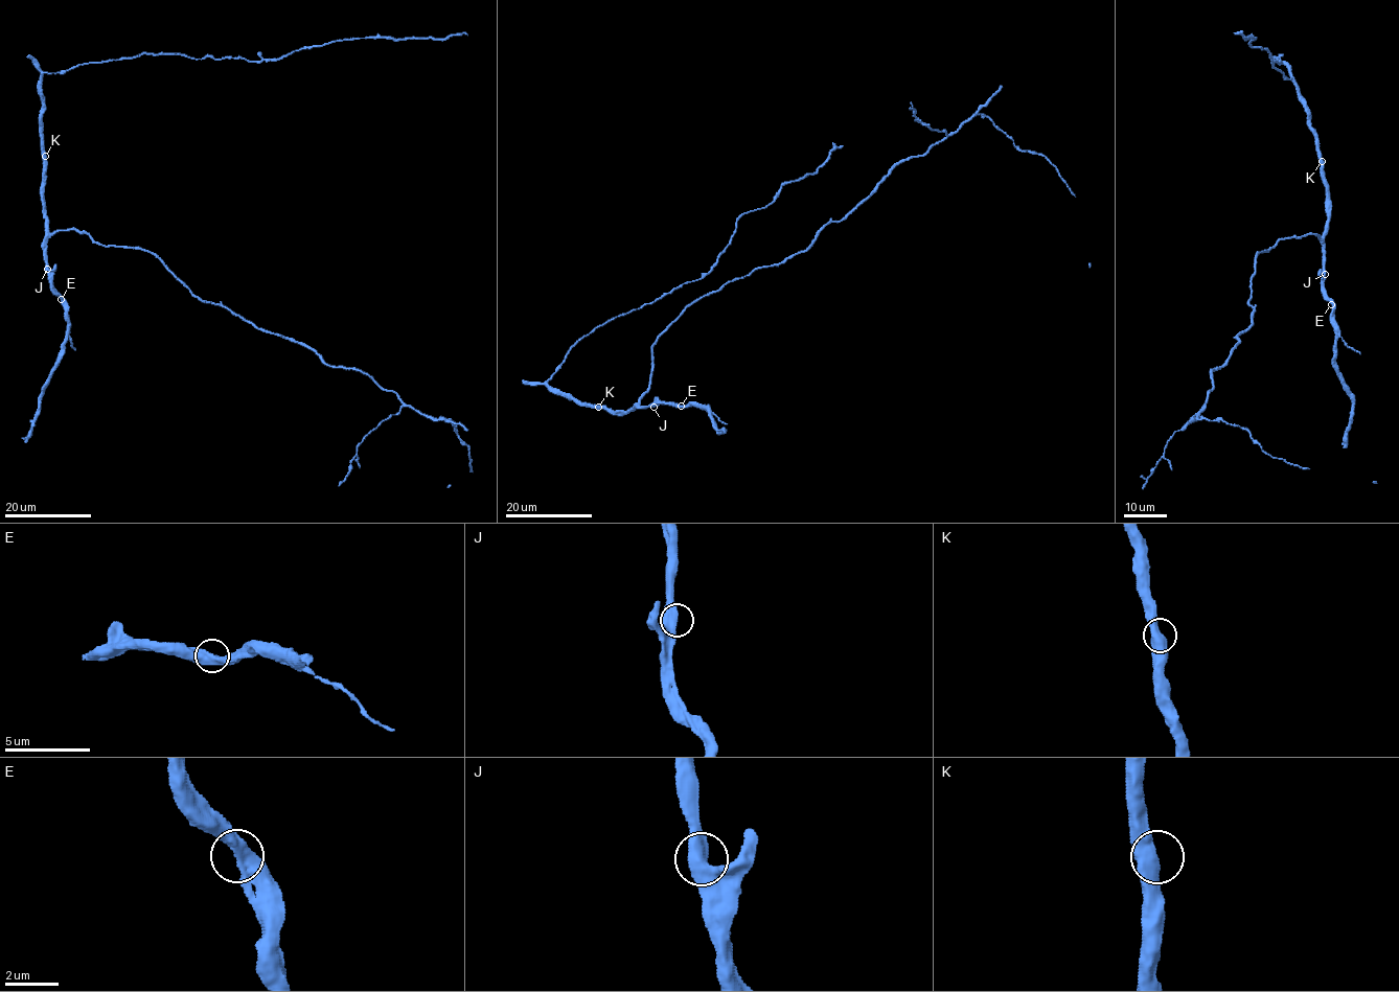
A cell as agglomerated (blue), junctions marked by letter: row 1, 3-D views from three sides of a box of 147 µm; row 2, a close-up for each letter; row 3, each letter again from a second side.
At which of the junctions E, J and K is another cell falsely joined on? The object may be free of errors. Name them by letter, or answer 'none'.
none

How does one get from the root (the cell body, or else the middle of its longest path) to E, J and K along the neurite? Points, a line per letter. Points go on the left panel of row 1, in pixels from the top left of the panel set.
E: (76, 229), (59, 230), (46, 241), (46, 272), (50, 284), (62, 299)
J: (76, 229), (59, 230), (49, 236), (46, 241), (47, 269)
K: (76, 229), (48, 232), (43, 198), (45, 156)

